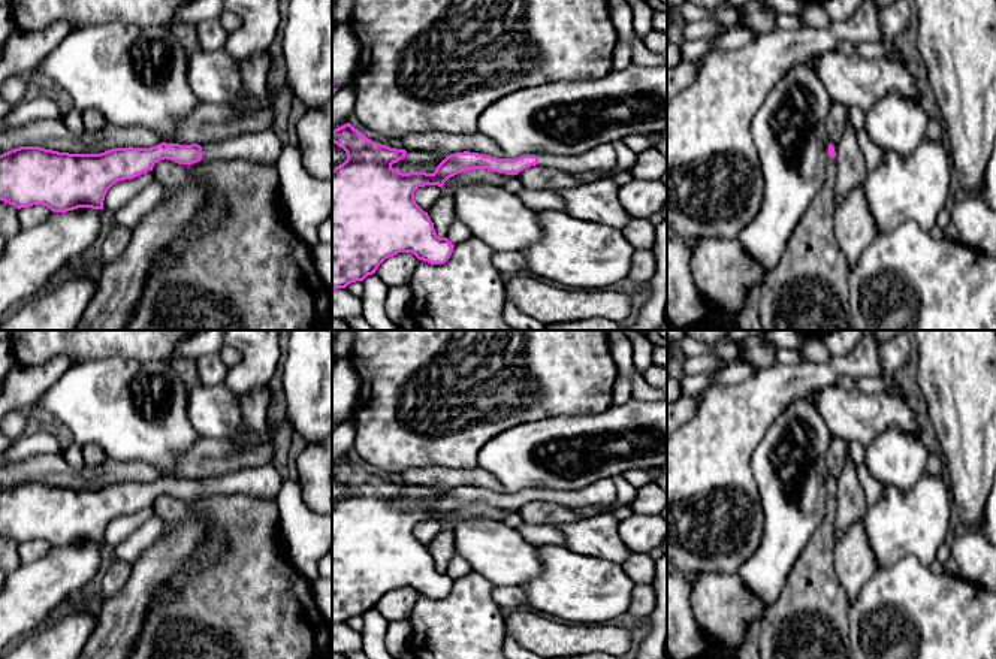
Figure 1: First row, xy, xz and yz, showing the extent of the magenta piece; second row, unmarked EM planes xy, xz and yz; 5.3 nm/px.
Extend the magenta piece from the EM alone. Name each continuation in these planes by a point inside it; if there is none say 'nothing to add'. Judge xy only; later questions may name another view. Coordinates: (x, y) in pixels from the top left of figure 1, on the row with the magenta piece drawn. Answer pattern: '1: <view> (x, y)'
1: xy (263, 147)

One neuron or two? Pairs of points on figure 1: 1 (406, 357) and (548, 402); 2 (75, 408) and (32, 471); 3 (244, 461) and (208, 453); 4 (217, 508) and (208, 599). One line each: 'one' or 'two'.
1: one
2: two
3: one
4: one

